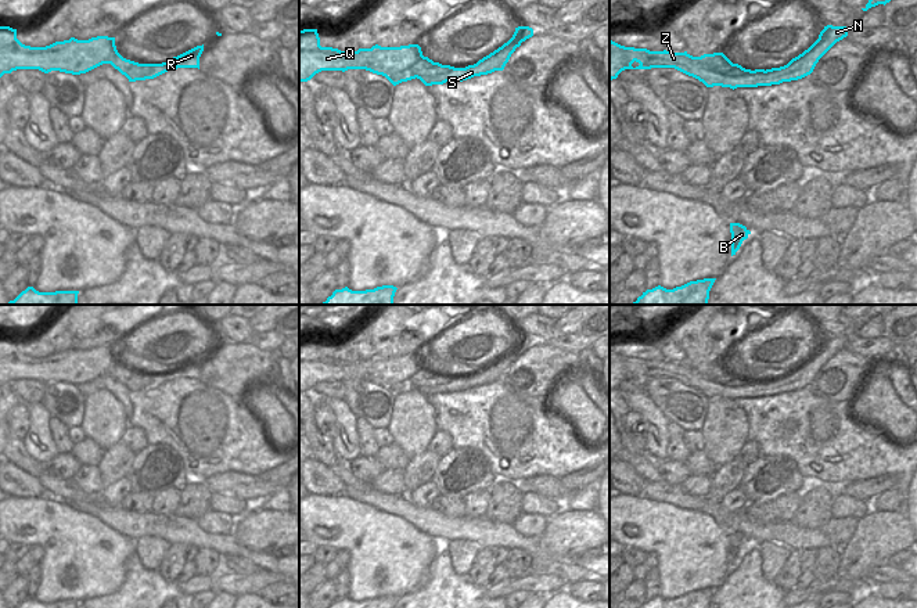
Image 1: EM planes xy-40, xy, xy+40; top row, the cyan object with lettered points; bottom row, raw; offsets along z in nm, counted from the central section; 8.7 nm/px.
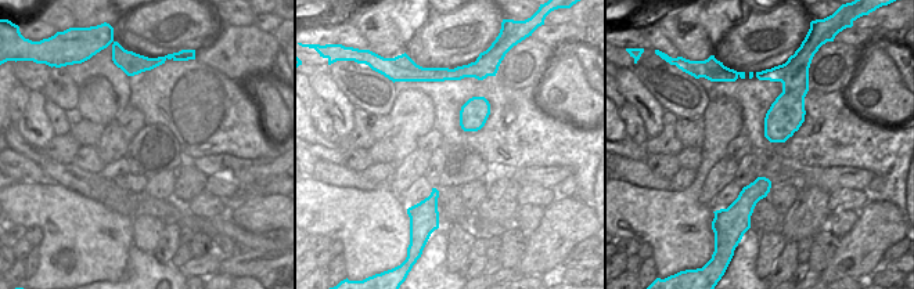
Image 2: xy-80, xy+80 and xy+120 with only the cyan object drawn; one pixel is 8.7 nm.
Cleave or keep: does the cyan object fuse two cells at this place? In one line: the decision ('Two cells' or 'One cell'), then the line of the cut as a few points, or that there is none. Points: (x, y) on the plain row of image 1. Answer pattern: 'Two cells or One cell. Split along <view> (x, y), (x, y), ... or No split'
Two cells. Split along xy (423, 367), (428, 378), (428, 392)

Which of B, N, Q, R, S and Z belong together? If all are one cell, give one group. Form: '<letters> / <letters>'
B N R S / Q Z

